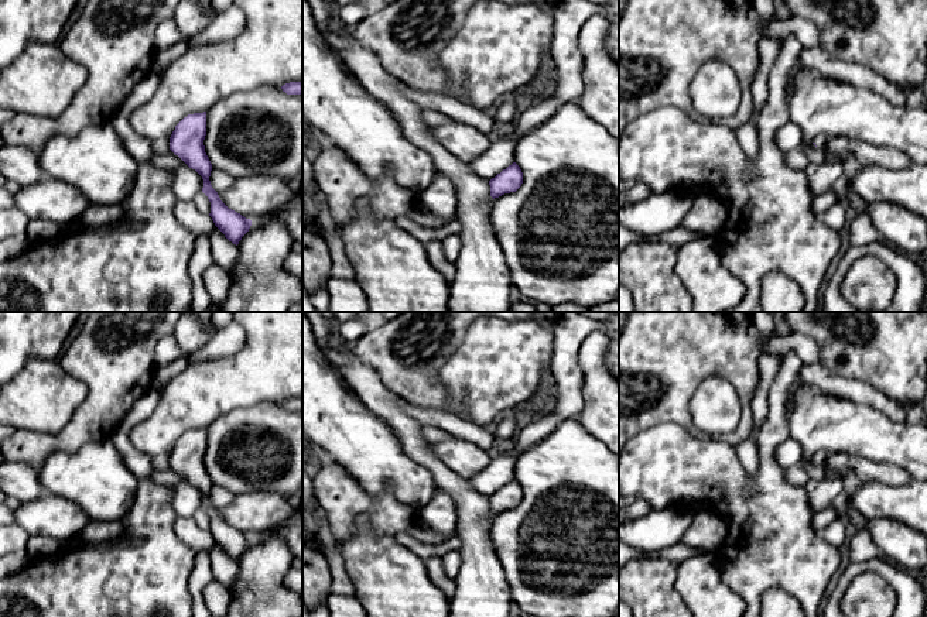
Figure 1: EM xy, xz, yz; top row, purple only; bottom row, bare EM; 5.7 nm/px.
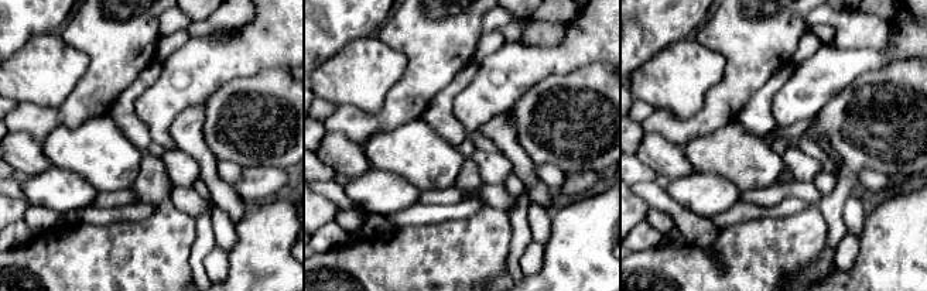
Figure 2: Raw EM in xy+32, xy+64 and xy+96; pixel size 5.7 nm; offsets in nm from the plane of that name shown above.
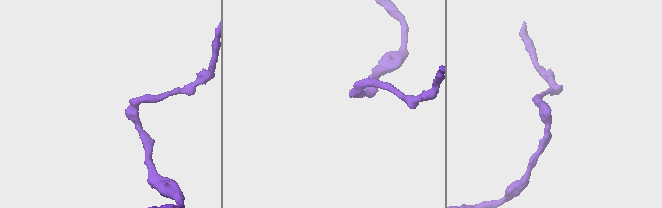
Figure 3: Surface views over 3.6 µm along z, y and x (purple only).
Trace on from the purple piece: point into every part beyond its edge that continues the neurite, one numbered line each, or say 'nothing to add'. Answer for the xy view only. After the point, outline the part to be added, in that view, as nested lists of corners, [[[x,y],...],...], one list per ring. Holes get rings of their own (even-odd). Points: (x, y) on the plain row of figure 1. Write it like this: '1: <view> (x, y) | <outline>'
nothing to add

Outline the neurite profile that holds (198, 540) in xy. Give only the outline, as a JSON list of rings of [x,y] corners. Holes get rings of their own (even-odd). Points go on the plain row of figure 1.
[[[177,517],[174,532],[185,542],[195,553],[209,553],[215,546],[215,539],[209,531],[201,529],[194,518]]]

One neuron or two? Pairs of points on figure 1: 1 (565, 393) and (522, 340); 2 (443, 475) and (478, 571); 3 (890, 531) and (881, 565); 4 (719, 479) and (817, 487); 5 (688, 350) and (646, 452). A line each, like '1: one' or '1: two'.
1: two
2: one
3: two
4: two
5: two

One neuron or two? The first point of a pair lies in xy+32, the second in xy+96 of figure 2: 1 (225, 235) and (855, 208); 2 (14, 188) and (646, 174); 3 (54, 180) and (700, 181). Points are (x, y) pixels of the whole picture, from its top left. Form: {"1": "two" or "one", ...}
{"1": "one", "2": "two", "3": "one"}

